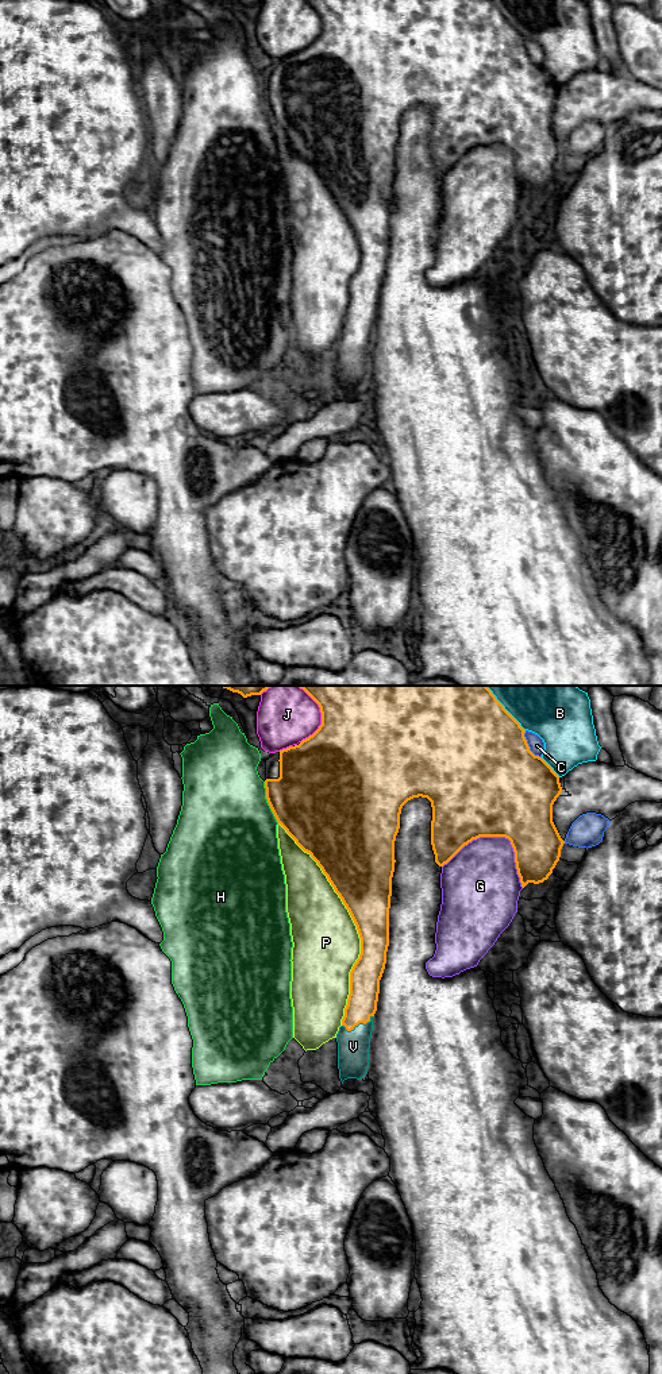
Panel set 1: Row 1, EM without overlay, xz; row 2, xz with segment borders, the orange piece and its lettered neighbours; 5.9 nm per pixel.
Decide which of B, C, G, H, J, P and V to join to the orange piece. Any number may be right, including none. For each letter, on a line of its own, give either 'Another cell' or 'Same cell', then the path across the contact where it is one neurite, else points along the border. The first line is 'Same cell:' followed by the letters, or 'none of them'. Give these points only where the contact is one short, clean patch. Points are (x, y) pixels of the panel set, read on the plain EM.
Same cell: V
B: Another cell
C: Another cell
G: Another cell
H: Another cell
J: Another cell
P: Another cell
V: Same cell

